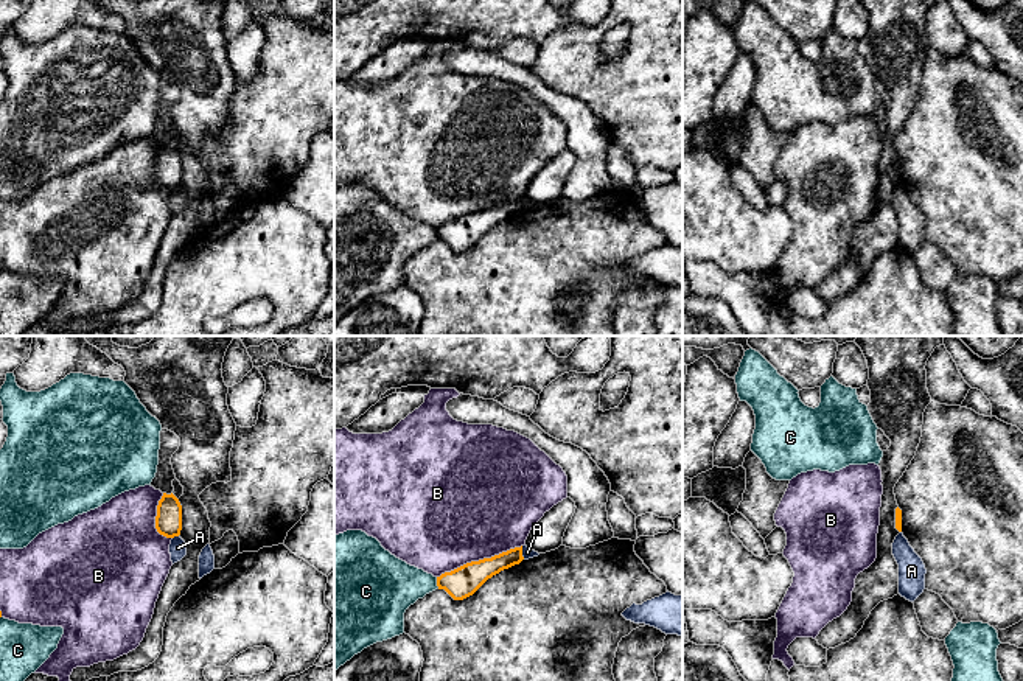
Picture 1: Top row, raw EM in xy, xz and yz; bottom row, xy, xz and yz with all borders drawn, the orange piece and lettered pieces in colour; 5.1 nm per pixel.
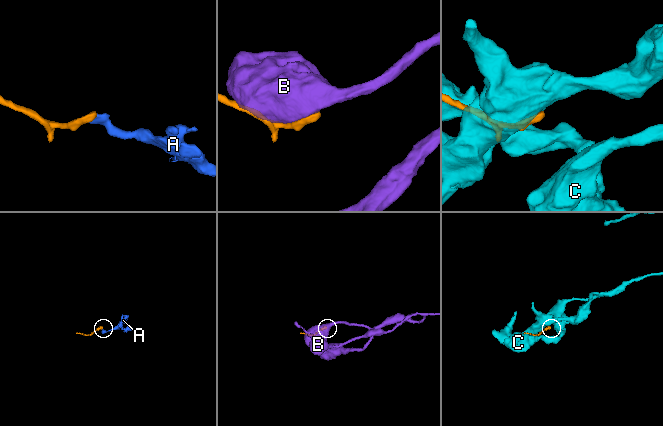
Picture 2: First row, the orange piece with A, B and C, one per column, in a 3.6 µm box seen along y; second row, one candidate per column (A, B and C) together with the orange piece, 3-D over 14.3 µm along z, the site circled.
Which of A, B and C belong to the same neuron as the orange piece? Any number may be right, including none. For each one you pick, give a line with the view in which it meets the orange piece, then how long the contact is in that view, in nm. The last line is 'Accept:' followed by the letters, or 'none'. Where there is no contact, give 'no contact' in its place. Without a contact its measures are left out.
Accept: none

